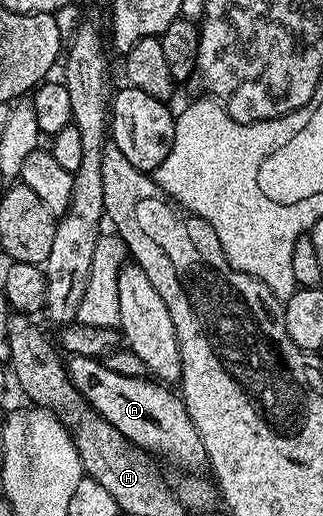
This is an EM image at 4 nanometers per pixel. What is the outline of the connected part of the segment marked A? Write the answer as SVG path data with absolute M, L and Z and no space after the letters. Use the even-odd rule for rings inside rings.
M71 355L66 362L71 384L104 420L137 448L168 458L180 466L205 465L207 456L197 428L190 422L184 399L159 381L111 371L101 359Z

